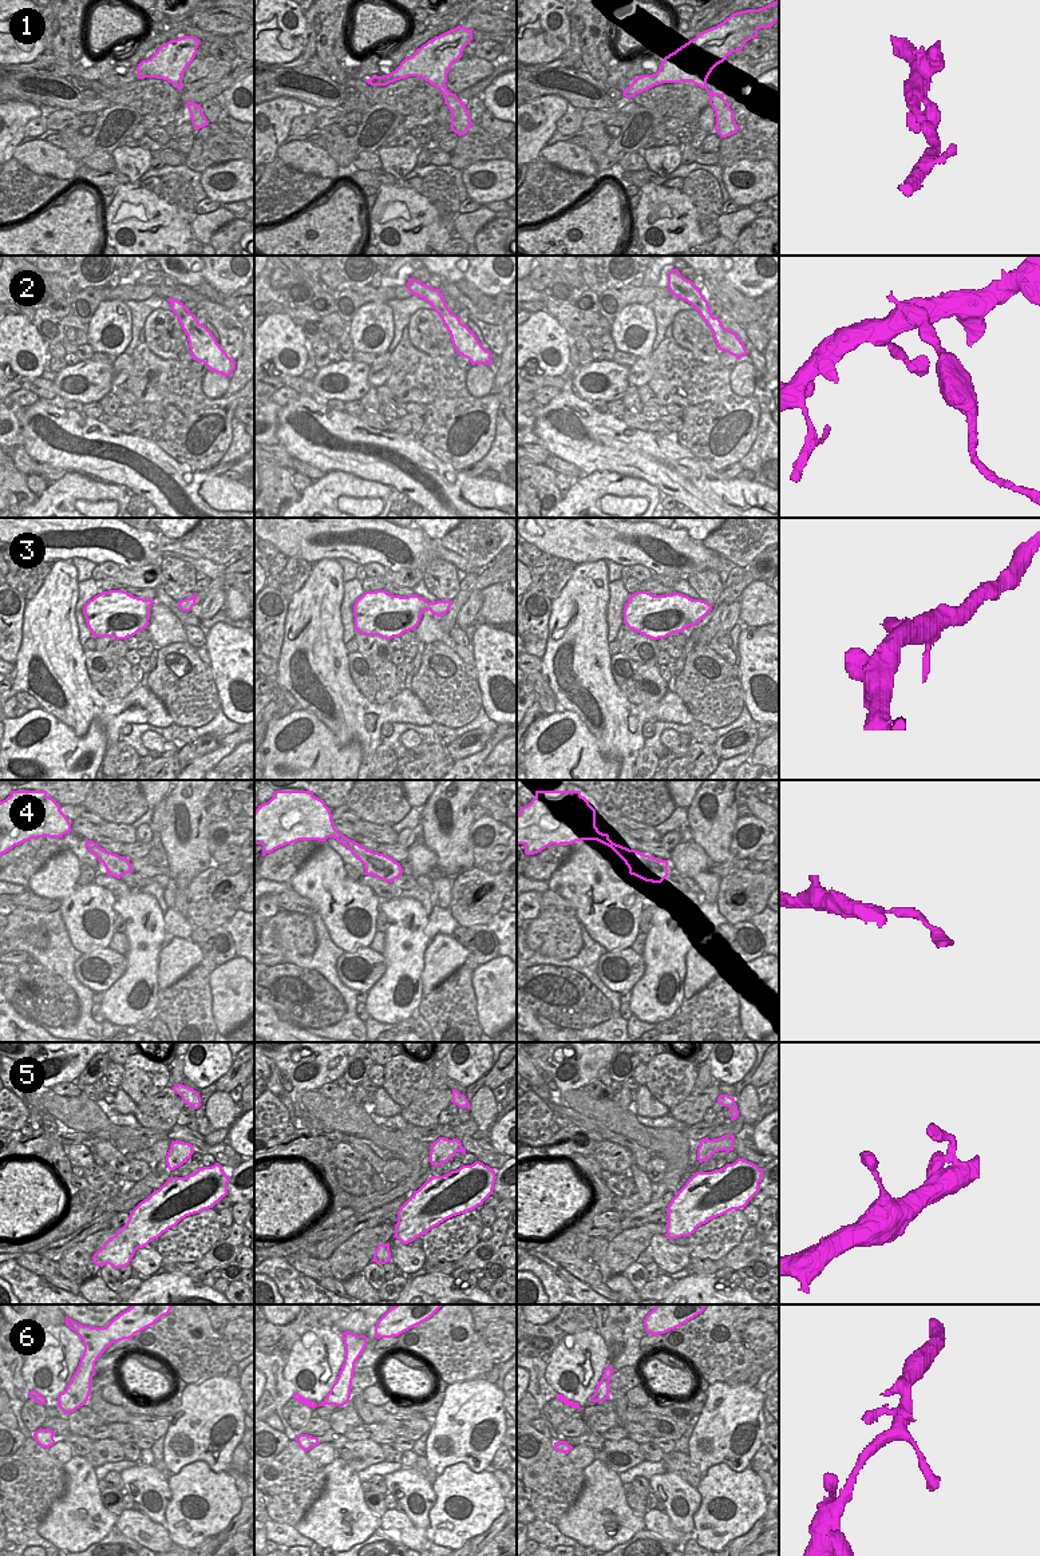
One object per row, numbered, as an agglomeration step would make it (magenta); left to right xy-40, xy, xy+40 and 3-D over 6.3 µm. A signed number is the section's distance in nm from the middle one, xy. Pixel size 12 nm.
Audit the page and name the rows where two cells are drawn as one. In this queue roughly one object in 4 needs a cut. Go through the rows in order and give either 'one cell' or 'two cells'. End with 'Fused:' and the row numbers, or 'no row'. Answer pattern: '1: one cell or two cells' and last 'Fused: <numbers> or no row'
1: one cell
2: two cells
3: one cell
4: one cell
5: one cell
6: one cell
Fused: 2

